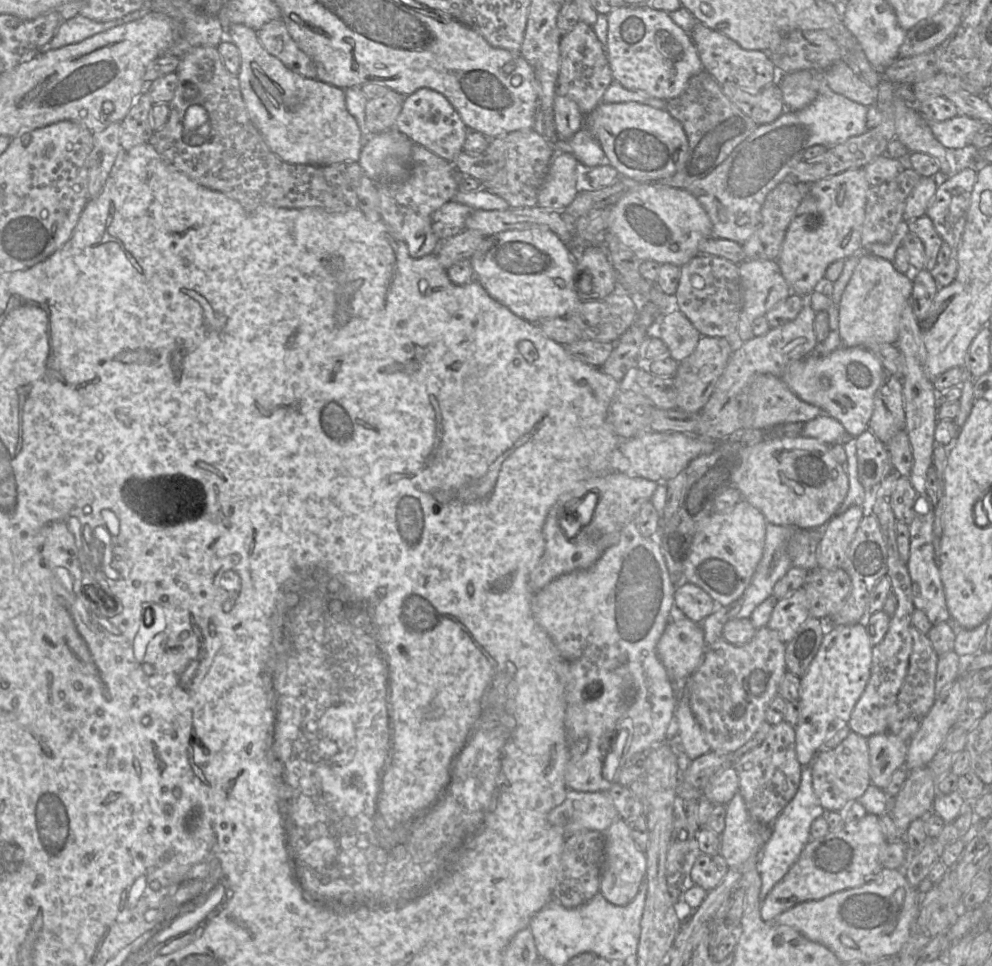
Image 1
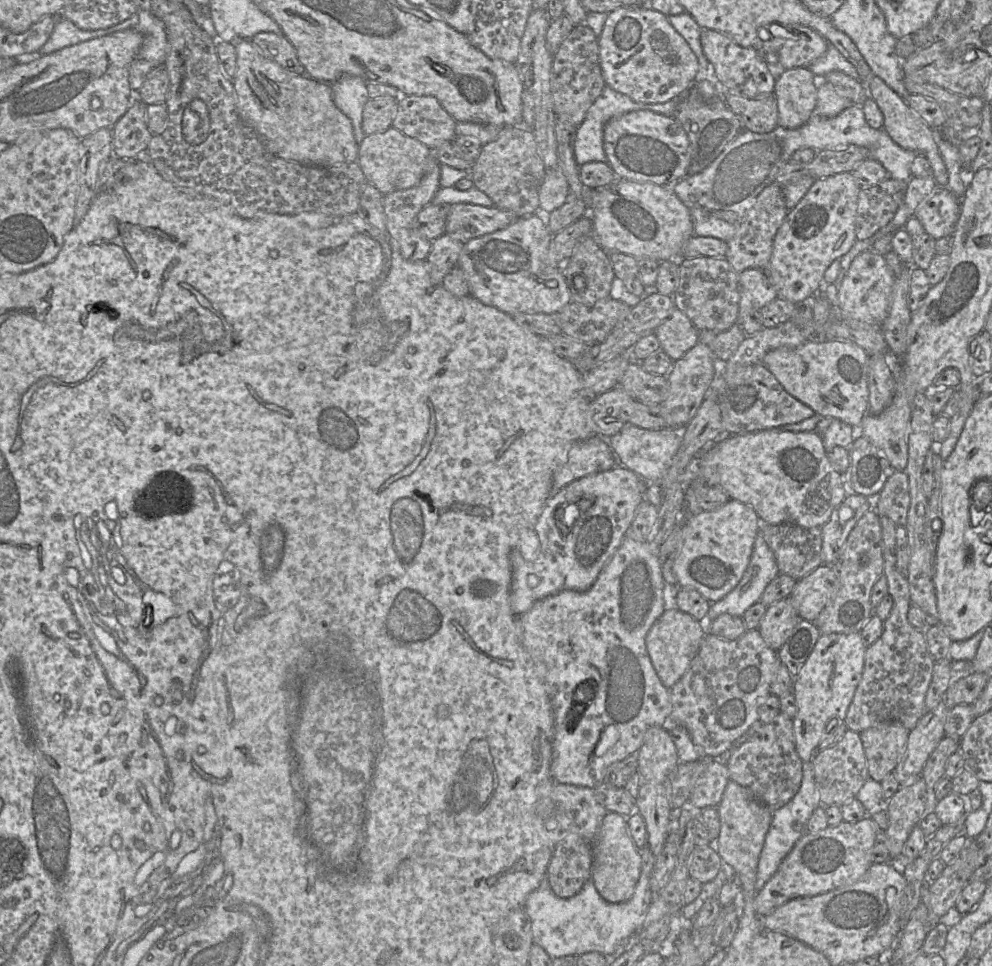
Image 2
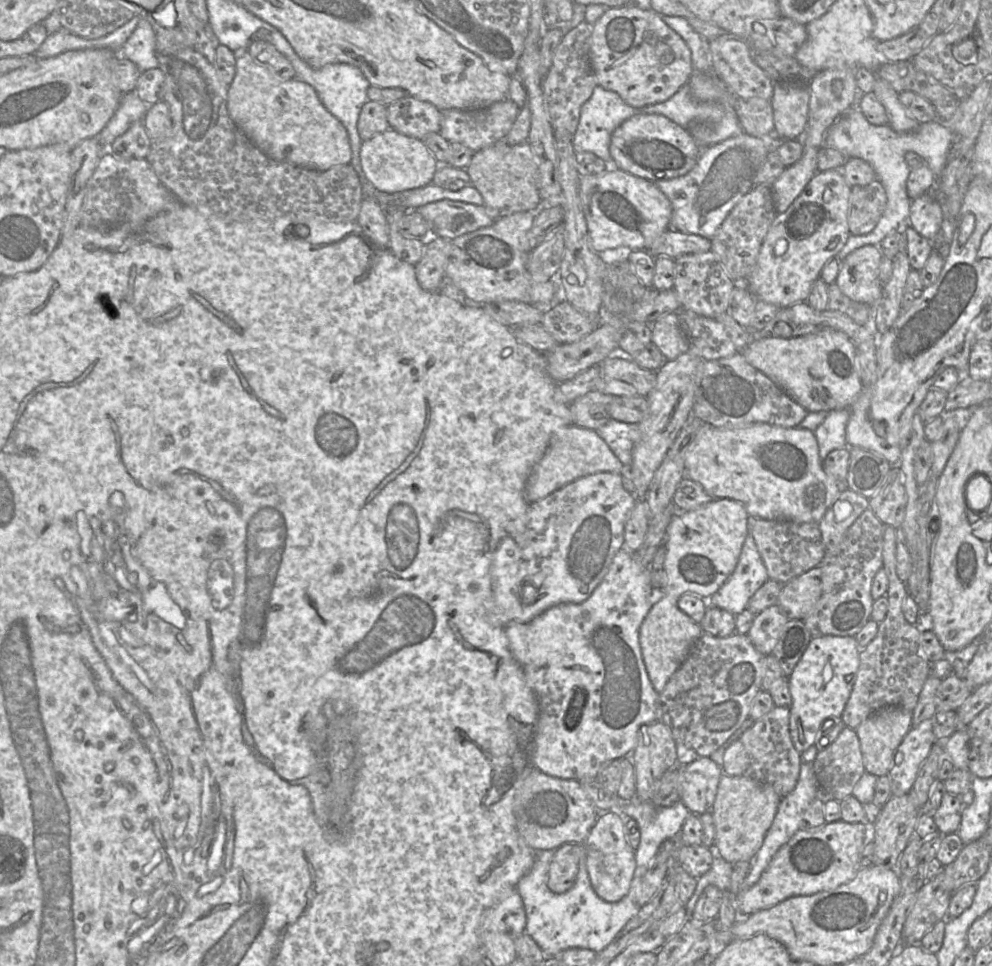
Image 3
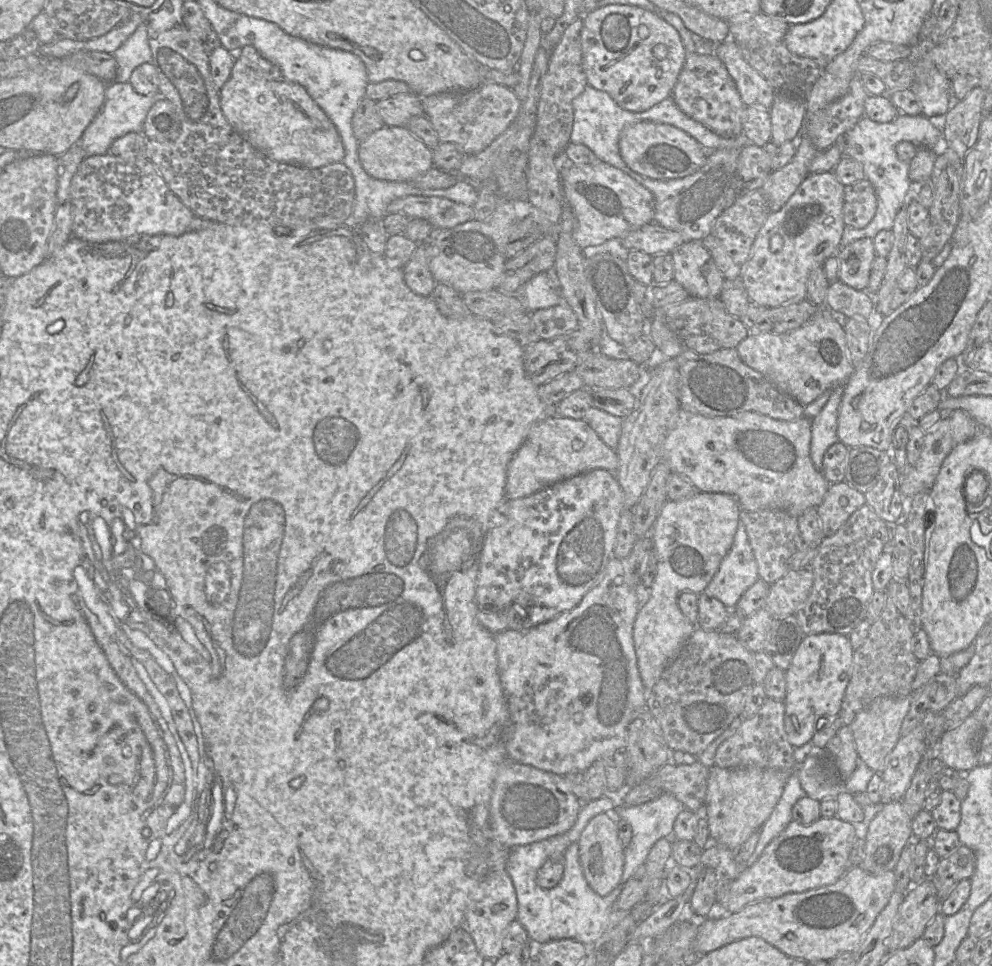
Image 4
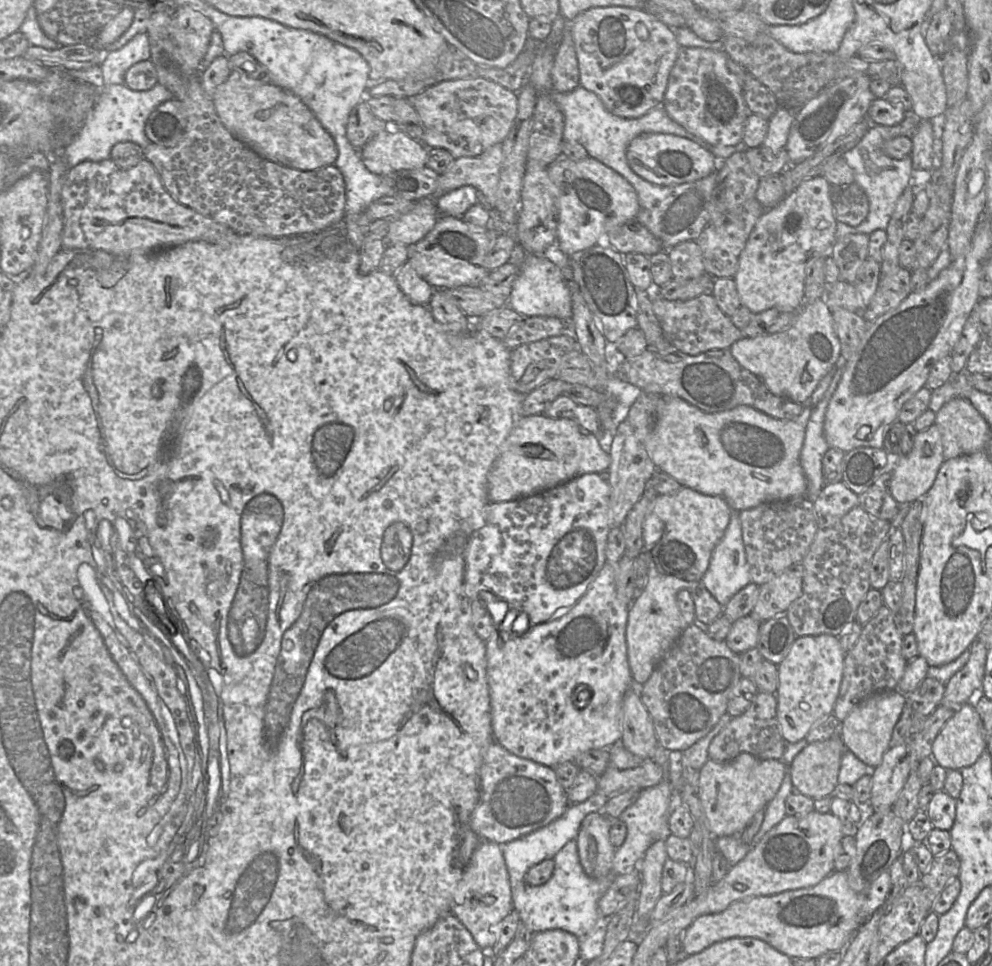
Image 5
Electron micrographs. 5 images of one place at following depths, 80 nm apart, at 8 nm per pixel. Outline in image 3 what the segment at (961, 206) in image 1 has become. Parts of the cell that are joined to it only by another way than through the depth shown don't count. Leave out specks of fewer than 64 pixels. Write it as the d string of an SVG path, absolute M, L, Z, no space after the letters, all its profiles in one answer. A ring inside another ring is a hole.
M923 194L911 201L909 225L926 239L933 239L940 232L943 214L938 201Z

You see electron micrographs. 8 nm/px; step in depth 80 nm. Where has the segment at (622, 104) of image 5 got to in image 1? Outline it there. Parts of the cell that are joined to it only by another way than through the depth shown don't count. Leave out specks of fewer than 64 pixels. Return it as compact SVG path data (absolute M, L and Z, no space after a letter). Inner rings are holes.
M627 6L608 14L606 54L615 82L628 90L645 92L652 98L669 101L682 94L689 80L703 70L691 36L675 24L668 13L651 6Z

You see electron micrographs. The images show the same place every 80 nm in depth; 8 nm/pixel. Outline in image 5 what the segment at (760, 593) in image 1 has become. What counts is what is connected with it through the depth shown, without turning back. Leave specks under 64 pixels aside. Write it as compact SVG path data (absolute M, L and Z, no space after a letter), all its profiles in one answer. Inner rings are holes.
M733 510L725 533L711 554L702 582L723 608L739 590L752 582L739 511Z

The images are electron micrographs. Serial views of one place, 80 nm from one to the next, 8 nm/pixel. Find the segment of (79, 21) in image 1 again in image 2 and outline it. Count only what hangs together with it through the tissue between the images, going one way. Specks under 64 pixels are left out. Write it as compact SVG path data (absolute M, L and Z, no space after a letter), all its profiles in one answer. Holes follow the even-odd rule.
M135 13L125 21L105 29L83 30L77 27L70 20L60 16L57 19L56 25L49 39L39 50L38 55L50 54L62 48L72 46L93 38L102 37L117 31L136 28L138 21L138 13Z

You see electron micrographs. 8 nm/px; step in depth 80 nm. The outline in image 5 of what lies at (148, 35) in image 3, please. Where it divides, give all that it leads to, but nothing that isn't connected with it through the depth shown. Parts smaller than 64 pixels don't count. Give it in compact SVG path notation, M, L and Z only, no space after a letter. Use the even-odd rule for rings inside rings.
M146 32L136 34L121 48L105 51L100 64L103 85L123 84L126 71L134 64L151 57L149 38Z

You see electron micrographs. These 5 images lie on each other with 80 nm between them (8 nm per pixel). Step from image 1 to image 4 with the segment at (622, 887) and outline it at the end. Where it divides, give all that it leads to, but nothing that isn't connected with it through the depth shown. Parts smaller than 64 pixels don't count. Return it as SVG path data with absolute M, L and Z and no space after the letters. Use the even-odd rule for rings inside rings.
M605 813L593 817L583 829L577 843L585 878L595 893L607 896L622 886L625 848L618 836L617 823L611 817Z

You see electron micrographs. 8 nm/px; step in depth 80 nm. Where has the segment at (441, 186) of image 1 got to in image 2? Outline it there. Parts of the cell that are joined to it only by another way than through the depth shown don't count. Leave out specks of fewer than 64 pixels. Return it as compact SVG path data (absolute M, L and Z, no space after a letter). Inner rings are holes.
M440 164L434 166L423 176L418 185L383 195L382 204L386 215L389 238L397 243L402 256L409 261L425 260L431 250L432 241L420 235L415 228L415 219L419 212L428 206L440 186Z

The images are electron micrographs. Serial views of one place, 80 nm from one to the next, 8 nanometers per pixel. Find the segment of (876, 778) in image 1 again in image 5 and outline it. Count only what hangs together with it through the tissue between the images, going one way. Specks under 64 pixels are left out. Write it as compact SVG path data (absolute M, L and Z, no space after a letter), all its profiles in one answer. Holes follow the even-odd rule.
M895 690L879 691L863 699L840 723L838 733L845 748L853 752L864 764L873 768L878 767L884 753L890 748L894 726L898 722L905 704L905 696Z

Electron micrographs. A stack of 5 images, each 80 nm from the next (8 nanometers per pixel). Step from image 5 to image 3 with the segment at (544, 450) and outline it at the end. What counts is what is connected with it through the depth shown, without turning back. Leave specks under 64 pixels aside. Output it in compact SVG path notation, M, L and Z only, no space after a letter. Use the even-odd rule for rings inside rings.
M571 424L559 429L540 461L533 467L525 488L528 503L540 500L564 485L598 472L624 474L626 467L596 431Z

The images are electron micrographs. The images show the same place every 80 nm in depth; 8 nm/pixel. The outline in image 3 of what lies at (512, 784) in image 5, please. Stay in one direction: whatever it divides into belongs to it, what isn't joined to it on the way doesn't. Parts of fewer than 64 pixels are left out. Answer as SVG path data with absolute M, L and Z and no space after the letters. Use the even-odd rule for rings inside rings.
M532 769L522 781L515 801L517 828L533 850L556 850L569 843L583 844L596 823L599 812L576 780L565 780Z

